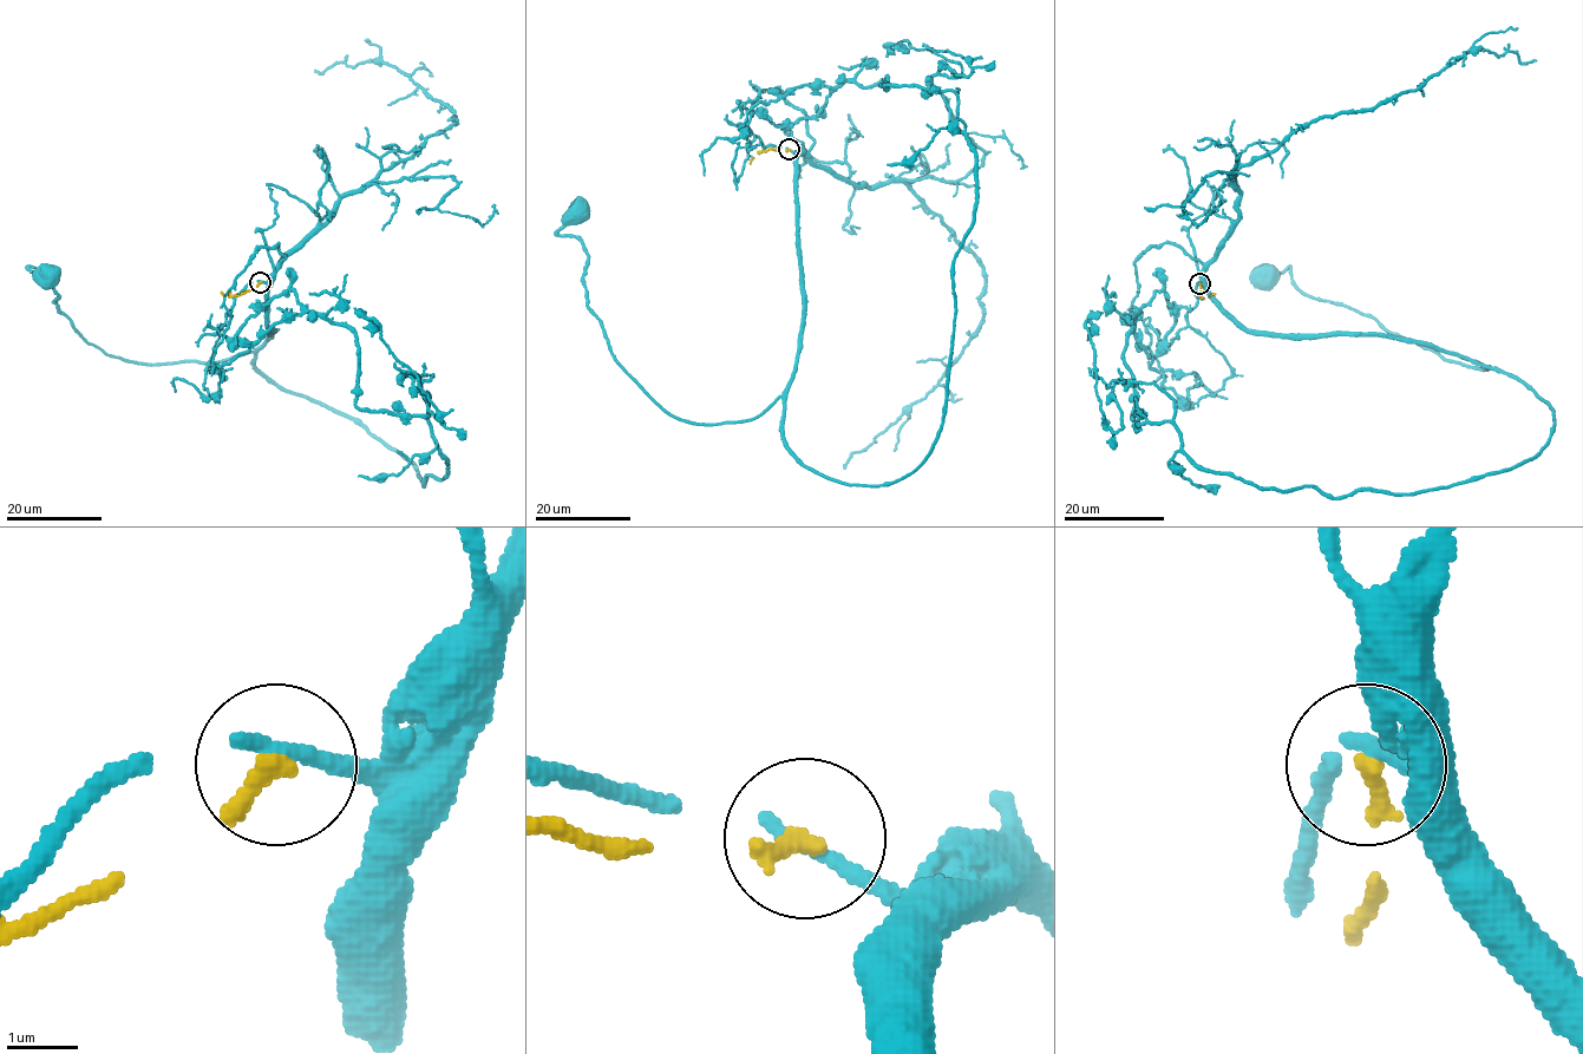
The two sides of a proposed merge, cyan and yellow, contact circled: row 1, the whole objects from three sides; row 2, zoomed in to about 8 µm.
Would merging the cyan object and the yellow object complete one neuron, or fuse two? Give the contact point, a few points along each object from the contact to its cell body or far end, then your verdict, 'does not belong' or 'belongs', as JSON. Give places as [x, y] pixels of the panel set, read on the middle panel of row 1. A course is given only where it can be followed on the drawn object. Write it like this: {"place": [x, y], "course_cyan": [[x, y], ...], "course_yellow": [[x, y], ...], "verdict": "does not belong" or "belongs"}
{"place": [789, 149], "course_cyan": [[789, 150], [803, 331], [787, 390], [741, 421], [672, 417], [619, 362], [587, 249], [558, 234], [577, 213]], "course_yellow": [[789, 150], [760, 151], [751, 164]], "verdict": "does not belong"}

